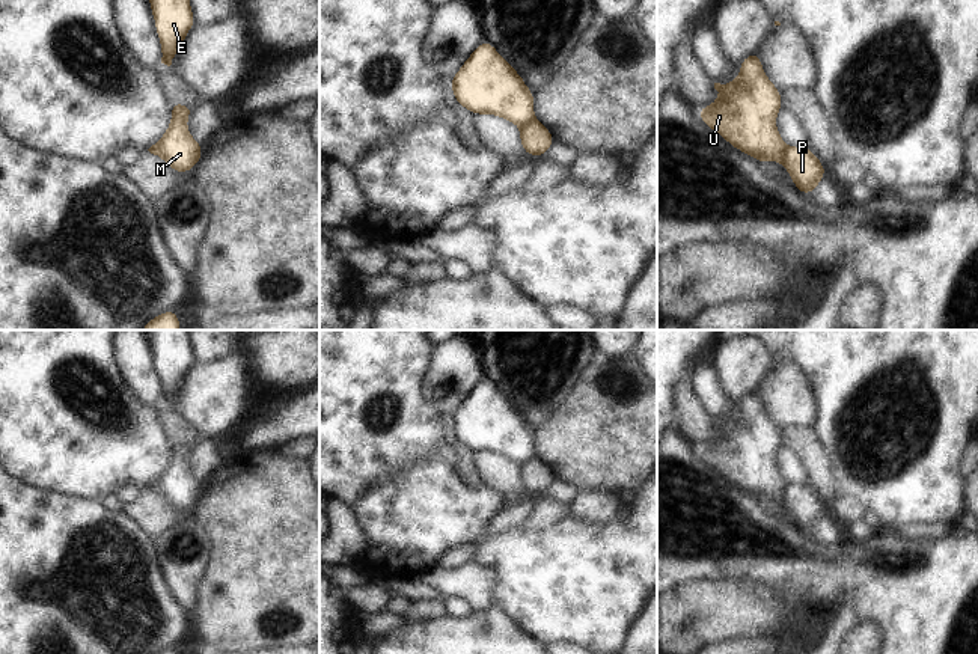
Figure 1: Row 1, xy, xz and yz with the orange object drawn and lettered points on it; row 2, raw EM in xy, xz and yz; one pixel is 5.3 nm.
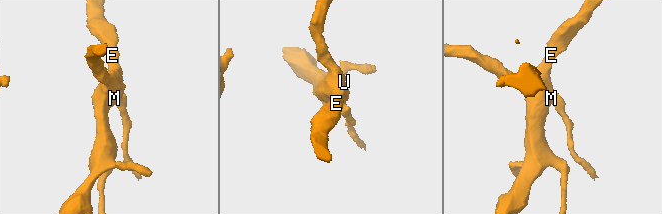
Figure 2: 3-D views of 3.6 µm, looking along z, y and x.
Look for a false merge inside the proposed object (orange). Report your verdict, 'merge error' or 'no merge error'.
merge error

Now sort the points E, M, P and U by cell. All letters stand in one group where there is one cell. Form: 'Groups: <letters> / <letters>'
Groups: E M U / P.

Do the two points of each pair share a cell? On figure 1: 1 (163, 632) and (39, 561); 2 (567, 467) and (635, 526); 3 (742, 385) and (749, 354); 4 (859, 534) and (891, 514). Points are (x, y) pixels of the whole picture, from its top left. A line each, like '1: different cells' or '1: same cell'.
1: same cell
2: different cells
3: same cell
4: different cells

